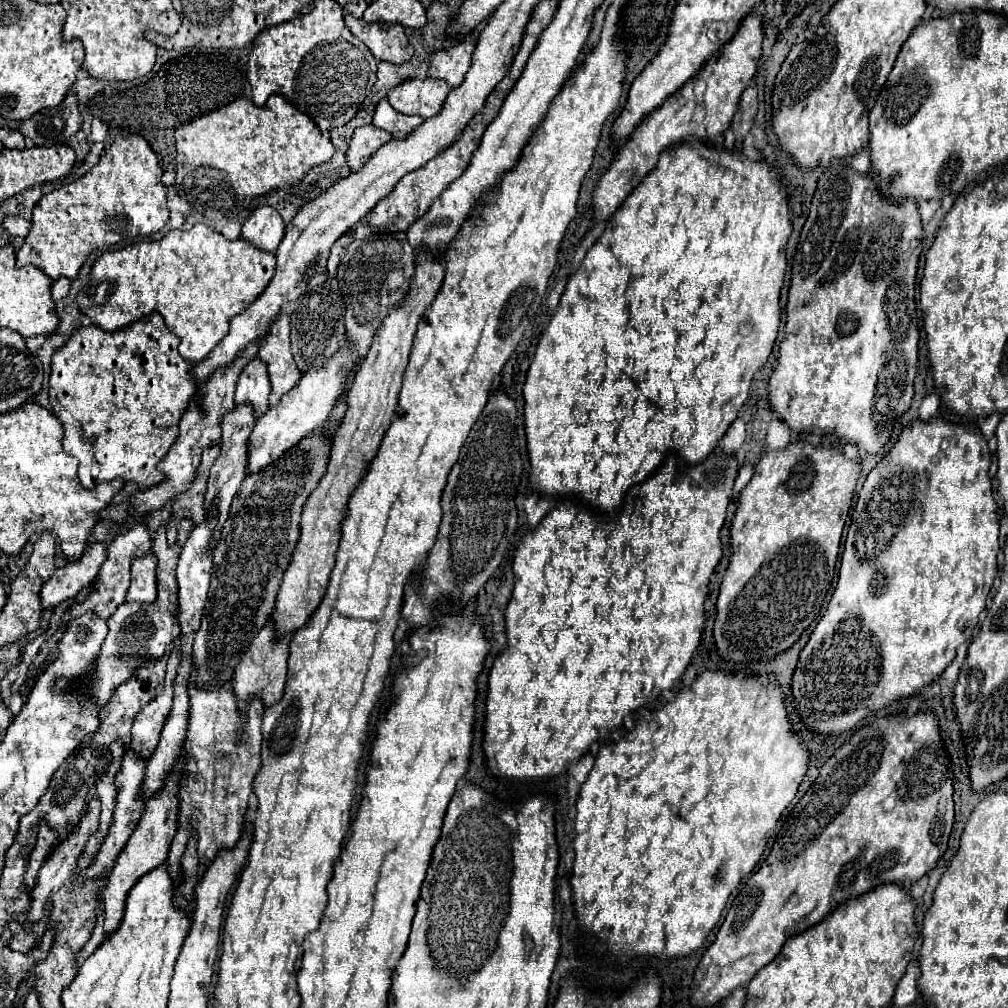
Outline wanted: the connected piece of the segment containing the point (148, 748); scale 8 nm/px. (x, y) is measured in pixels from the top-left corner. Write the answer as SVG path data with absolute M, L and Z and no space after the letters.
M175 639L171 643L169 659L167 659L167 673L165 673L165 687L161 695L145 705L133 723L133 741L131 749L135 753L141 753L143 757L151 757L155 747L159 745L159 735L163 729L163 723L171 711L171 701L173 701L173 679L175 679L175 669L179 663L179 651L181 651L181 639Z

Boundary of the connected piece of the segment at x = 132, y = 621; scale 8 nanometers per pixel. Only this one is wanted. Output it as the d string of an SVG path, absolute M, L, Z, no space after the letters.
M159 527L159 531L155 533L153 539L153 555L157 557L157 601L153 603L123 603L117 607L117 611L107 619L109 625L109 633L101 645L101 651L97 655L95 661L95 671L91 671L89 675L83 675L81 679L71 681L71 689L79 691L79 695L85 695L85 699L79 699L79 703L85 701L95 701L99 707L105 707L109 703L109 699L113 697L115 689L123 683L129 681L135 673L135 669L139 669L139 665L143 667L149 661L157 661L161 659L167 649L169 643L179 637L181 627L179 627L179 589L177 589L177 579L175 579L175 569L177 569L177 559L181 555L181 547L185 543L185 535L177 537L177 543L173 547L167 545L165 539L165 527Z

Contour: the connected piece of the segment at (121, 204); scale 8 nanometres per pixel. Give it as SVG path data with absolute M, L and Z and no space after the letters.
M131 133L127 137L115 137L107 155L87 175L39 199L39 203L33 209L31 231L25 237L23 247L17 251L17 267L35 265L43 273L47 273L51 279L59 279L59 277L75 279L91 251L103 245L119 243L127 237L157 233L159 229L165 227L169 219L167 187L161 183L161 175L163 171L159 167L159 159L141 135Z

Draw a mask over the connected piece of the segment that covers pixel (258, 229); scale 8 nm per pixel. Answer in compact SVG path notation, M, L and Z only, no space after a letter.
M259 205L243 223L241 237L263 251L275 251L283 239L285 223L281 215L267 205Z

